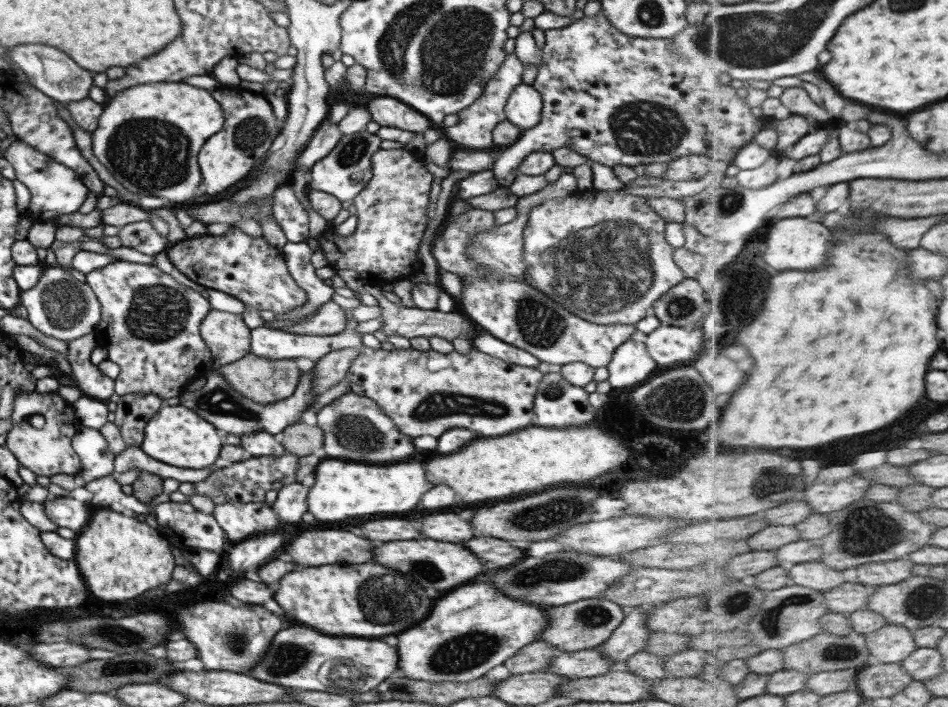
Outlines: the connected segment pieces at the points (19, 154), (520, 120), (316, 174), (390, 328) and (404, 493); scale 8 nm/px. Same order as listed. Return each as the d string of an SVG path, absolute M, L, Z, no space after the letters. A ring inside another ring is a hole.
M17 139L4 151L4 158L12 164L16 179L28 187L31 194L28 213L34 223L42 221L58 221L64 214L72 214L80 210L89 195L88 188L82 184L74 170L52 160L46 154L28 146Z
M521 83L506 102L504 114L506 121L523 132L540 123L542 108L542 95L538 94L538 90L532 85Z
M366 130L343 135L330 154L313 164L308 172L308 189L332 194L342 202L358 197L358 194L366 189L366 185L372 179L371 158L377 150L381 149L380 142L382 139L377 133L371 134Z
M365 284L364 292L369 292L372 296L378 299L378 304L382 307L381 317L383 320L383 327L378 331L385 333L387 336L397 334L398 336L405 336L406 338L414 338L415 336L423 336L427 339L431 336L440 336L448 342L452 342L454 338L462 335L468 340L471 339L478 330L471 324L471 320L465 315L456 312L440 312L438 310L424 310L416 307L400 307L399 303L390 301L380 286L373 284Z
M324 458L316 470L316 484L308 494L308 510L318 522L342 522L342 520L368 520L382 518L386 514L398 514L414 510L422 494L432 488L426 480L422 460L406 460L388 466L354 464L341 458Z

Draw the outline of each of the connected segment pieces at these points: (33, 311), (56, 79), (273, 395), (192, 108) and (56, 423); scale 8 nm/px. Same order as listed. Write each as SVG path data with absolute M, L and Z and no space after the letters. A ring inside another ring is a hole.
M48 266L43 269L42 276L36 286L21 291L20 305L28 311L28 322L40 332L68 342L81 340L89 336L100 323L101 304L88 286L78 282L70 274L70 269L62 266Z
M22 44L6 50L12 63L16 64L20 70L28 77L28 81L40 92L46 94L53 100L63 104L82 100L88 96L92 88L92 72L80 68L74 60L70 60L64 52L58 48L50 46L40 46L40 44Z
M252 353L230 364L214 366L213 369L217 370L242 396L260 404L272 404L292 396L301 377L301 370L298 369L295 359L272 360L260 358Z
M182 82L134 86L120 92L116 98L108 102L108 106L98 119L98 128L91 133L91 147L93 155L130 193L140 197L164 197L171 204L181 203L192 198L198 186L202 184L202 172L198 168L198 152L212 134L222 130L222 124L224 124L222 106L204 88L196 88Z
M34 390L31 393L20 391L14 397L11 429L7 432L5 447L18 459L20 466L25 466L36 475L52 476L53 474L76 475L81 471L81 460L73 449L72 441L76 432L76 426L72 424L76 420L71 404L66 404L58 391L40 394ZM34 414L40 414L46 418L44 428L34 428L30 424L30 418Z

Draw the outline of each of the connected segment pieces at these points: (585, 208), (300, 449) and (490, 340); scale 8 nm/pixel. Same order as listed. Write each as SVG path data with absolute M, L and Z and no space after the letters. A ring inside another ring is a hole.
M599 192L594 198L550 199L532 207L523 228L523 261L528 265L522 277L588 322L604 326L636 324L651 313L654 302L685 279L673 257L675 248L666 242L665 224L645 198L632 194Z
M300 422L288 425L275 437L283 444L288 453L299 457L312 454L316 448L323 446L324 442L323 429L317 424L309 425Z
M484 330L472 339L472 345L488 356L493 356L518 366L536 367L540 363L538 358L532 356L529 352L498 340L498 338L494 338L494 335Z

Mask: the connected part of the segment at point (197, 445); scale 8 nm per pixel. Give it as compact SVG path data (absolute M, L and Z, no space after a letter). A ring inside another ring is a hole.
M182 405L163 407L146 423L144 438L139 446L151 456L178 468L201 469L214 465L218 452L224 445L223 435L216 432L216 428L204 418L200 418L193 410Z

